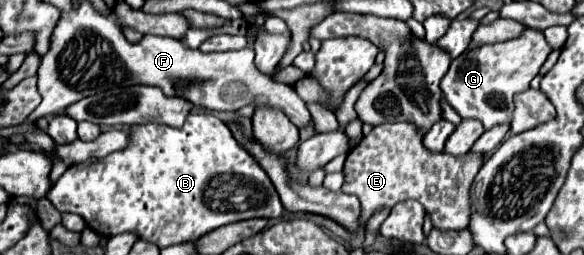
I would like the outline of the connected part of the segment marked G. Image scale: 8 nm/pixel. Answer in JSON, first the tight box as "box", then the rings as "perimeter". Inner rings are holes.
{"box":[440,30,552,130],"perimeter":[[[524,30],[520,36],[500,42],[480,46],[468,54],[462,54],[452,60],[450,70],[446,72],[440,88],[448,104],[462,118],[476,118],[490,130],[496,124],[510,122],[514,112],[514,96],[530,88],[532,78],[540,72],[548,54],[552,52],[540,30]]]}

